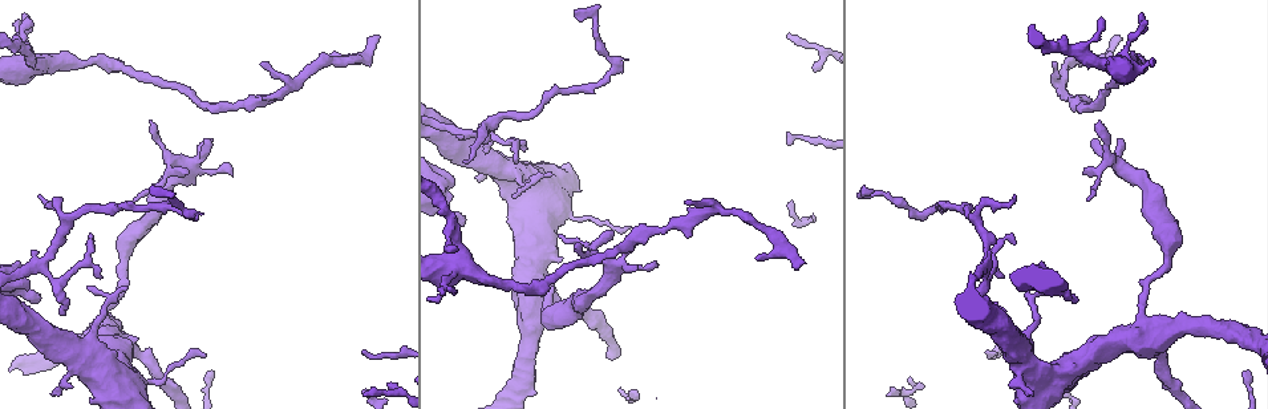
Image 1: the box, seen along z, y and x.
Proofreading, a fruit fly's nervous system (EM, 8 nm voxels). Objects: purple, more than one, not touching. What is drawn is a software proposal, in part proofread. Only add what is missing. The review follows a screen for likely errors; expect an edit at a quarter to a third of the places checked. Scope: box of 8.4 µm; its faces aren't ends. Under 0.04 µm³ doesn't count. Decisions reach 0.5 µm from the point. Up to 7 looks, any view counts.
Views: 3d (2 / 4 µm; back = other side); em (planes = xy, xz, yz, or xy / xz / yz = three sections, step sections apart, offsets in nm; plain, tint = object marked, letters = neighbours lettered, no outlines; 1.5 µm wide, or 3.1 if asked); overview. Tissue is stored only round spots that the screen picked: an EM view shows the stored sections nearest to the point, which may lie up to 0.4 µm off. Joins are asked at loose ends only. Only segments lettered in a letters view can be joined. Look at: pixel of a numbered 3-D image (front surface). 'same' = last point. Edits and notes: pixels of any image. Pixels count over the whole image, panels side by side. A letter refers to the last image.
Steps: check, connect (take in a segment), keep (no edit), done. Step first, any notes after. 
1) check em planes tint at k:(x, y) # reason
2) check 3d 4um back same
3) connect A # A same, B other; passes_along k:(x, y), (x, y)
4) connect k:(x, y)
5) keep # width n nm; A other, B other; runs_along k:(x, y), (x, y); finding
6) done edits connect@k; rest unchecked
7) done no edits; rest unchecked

check em xz step 8 tint at 1:(1074, 301) # long arm stops here

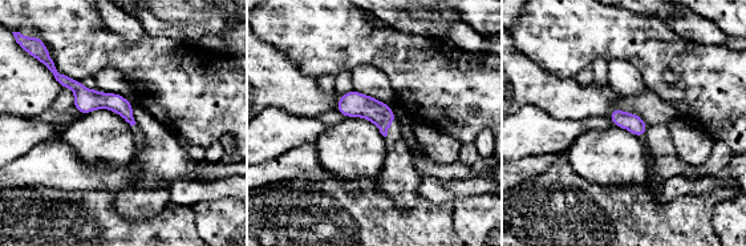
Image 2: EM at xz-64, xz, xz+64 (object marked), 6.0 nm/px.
check em planes letters same

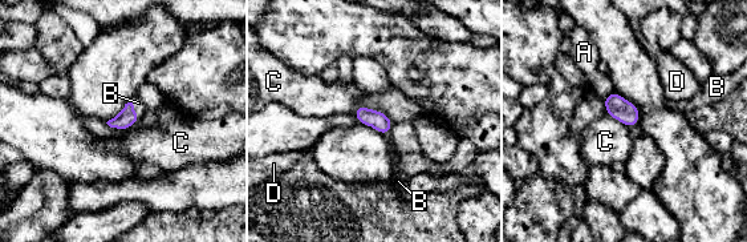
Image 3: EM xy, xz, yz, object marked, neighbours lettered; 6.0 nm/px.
connect 3:(138, 103) # A other, B same, C other, D other; passes_along 3:(128, 116), (133, 109), (138, 103); it goes on there

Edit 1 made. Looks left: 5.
check em planes letters at 1:(477, 178) # an open end

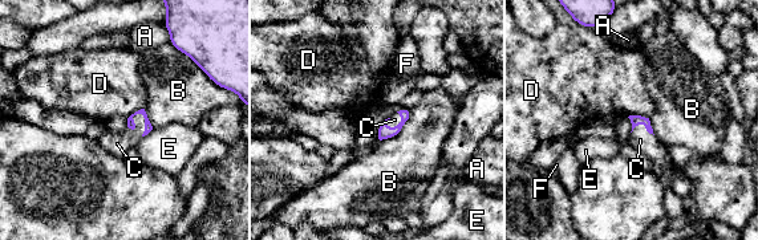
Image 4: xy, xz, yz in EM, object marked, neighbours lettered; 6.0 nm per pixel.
keep # longest_contact B 260 nm; A other, B other, C other, D other, E other, F other; border 4:(628, 116), (644, 116), (648, 118); none of them fits

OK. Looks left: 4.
check em planes letters at 1:(803, 260) # thin end

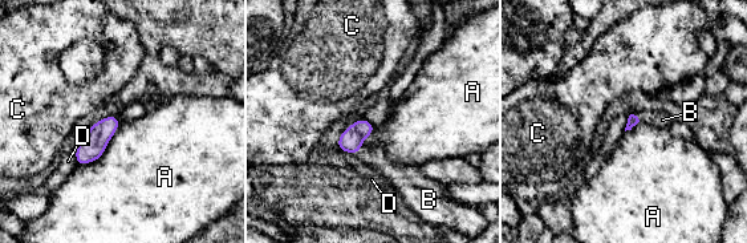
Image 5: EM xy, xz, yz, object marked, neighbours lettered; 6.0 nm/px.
connect 5:(374, 157) # A other, B same, C other, D other; passes_along 5:(352, 138), (358, 149), (374, 157); the neuron continues

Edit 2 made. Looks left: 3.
done edits connect@3, connect@5; rest unchecked

